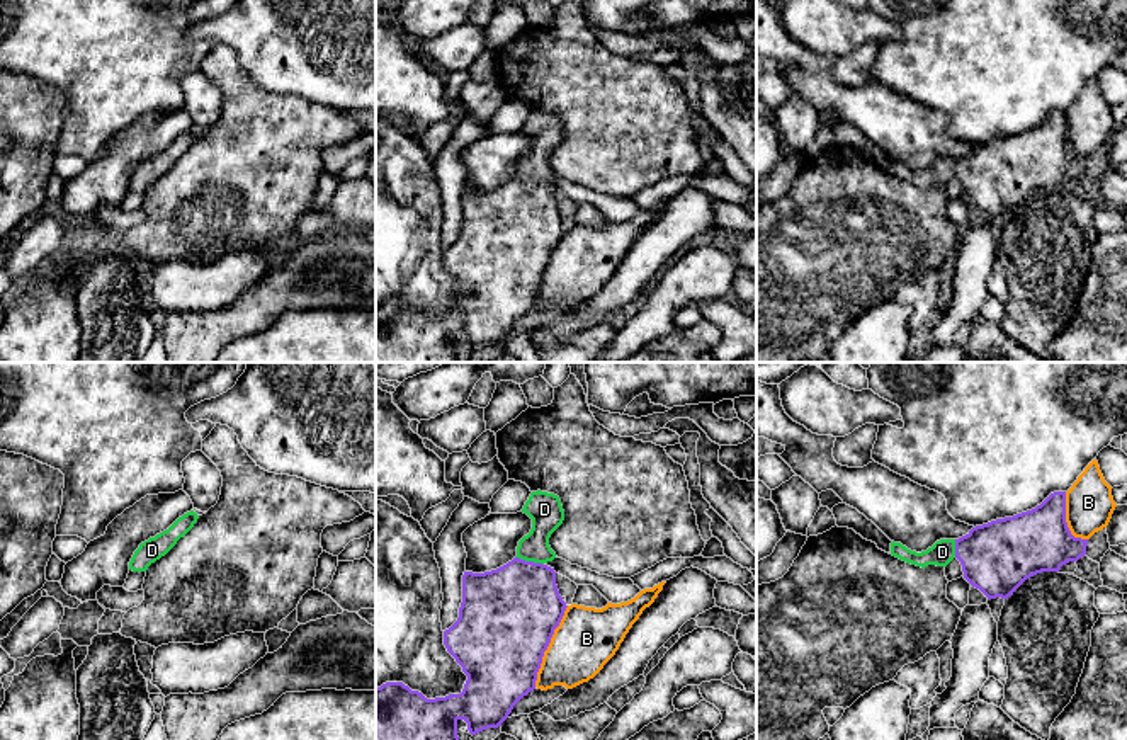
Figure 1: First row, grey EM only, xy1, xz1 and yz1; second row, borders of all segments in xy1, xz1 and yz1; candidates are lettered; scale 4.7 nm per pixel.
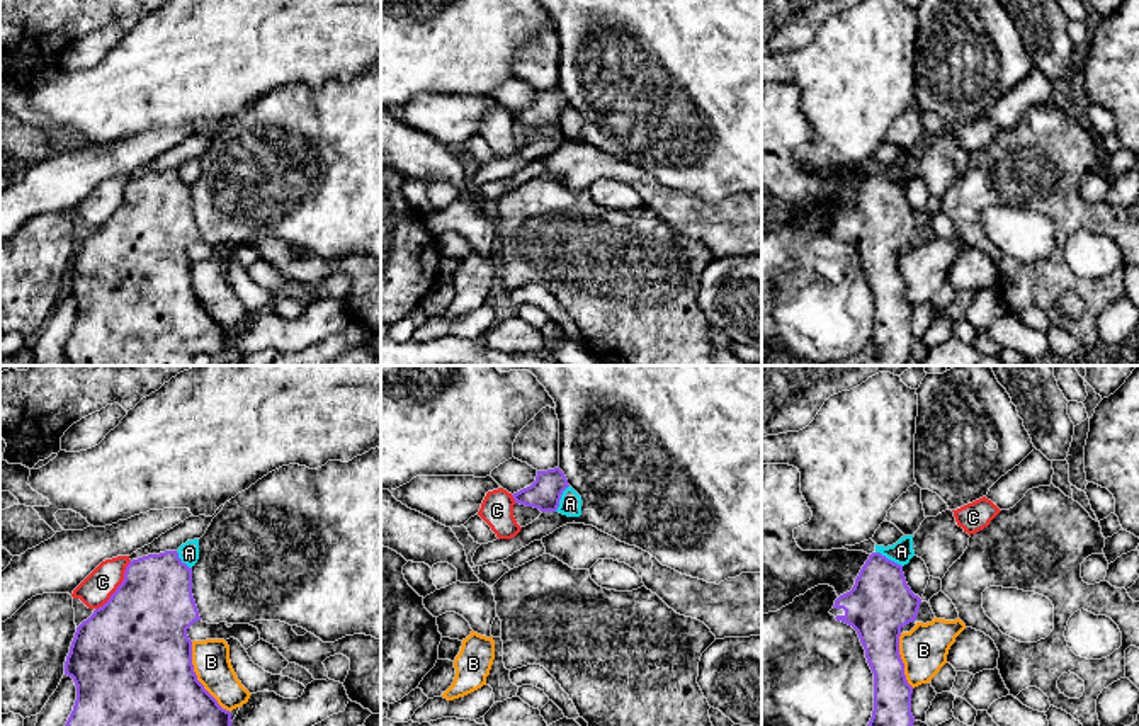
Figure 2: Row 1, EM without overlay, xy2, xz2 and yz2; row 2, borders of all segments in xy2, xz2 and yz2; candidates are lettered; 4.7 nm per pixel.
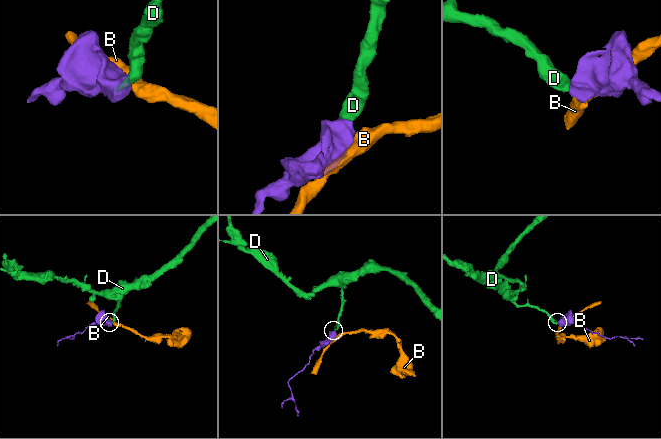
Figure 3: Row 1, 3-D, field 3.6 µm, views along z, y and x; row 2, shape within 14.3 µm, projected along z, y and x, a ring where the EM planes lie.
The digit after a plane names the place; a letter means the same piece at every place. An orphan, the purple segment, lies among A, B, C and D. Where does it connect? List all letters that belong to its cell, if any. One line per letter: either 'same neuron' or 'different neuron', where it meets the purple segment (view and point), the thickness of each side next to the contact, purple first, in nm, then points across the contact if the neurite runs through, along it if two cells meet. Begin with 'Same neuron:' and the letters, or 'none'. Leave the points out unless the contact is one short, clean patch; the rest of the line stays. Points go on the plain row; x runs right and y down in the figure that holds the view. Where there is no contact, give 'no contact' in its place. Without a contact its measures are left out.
Same neuron: D
A: different neuron | yz2 (889, 179) | 300/100 nm | along yz2 (876, 170), (901, 186)
B: different neuron | xz1 (548, 264) | 460/300 nm
C: different neuron | xy2 (119, 204) | 440/150 nm | along xy2 (130, 179), (123, 201), (96, 228)
D: same neuron | xz1 (529, 181) | 440/160 nm | across xz1 (512, 230), (524, 211), (529, 181), (546, 131)

